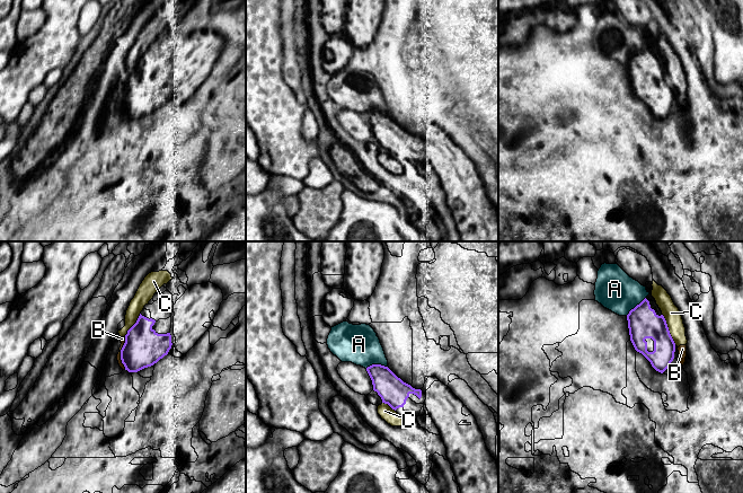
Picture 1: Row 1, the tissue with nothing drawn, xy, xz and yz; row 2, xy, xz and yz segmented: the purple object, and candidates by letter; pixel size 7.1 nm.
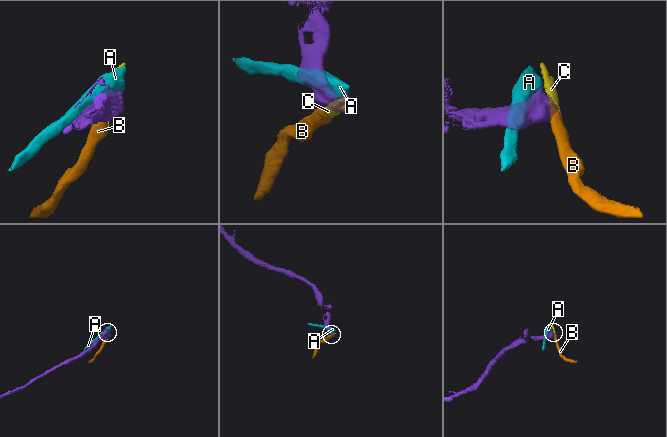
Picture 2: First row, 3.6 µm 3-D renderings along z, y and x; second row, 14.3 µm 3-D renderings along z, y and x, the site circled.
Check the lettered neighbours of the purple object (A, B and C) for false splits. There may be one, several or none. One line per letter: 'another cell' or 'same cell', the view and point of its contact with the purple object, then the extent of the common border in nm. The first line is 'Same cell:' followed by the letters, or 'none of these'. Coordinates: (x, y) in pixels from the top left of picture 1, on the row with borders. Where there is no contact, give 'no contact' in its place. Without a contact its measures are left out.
Same cell: none of these
A: another cell | xz (376, 364) | 160 nm
B: another cell | xy (121, 352) | 240 nm
C: another cell | yz (668, 329) | 240 nm

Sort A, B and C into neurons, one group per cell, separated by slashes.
A / B C

